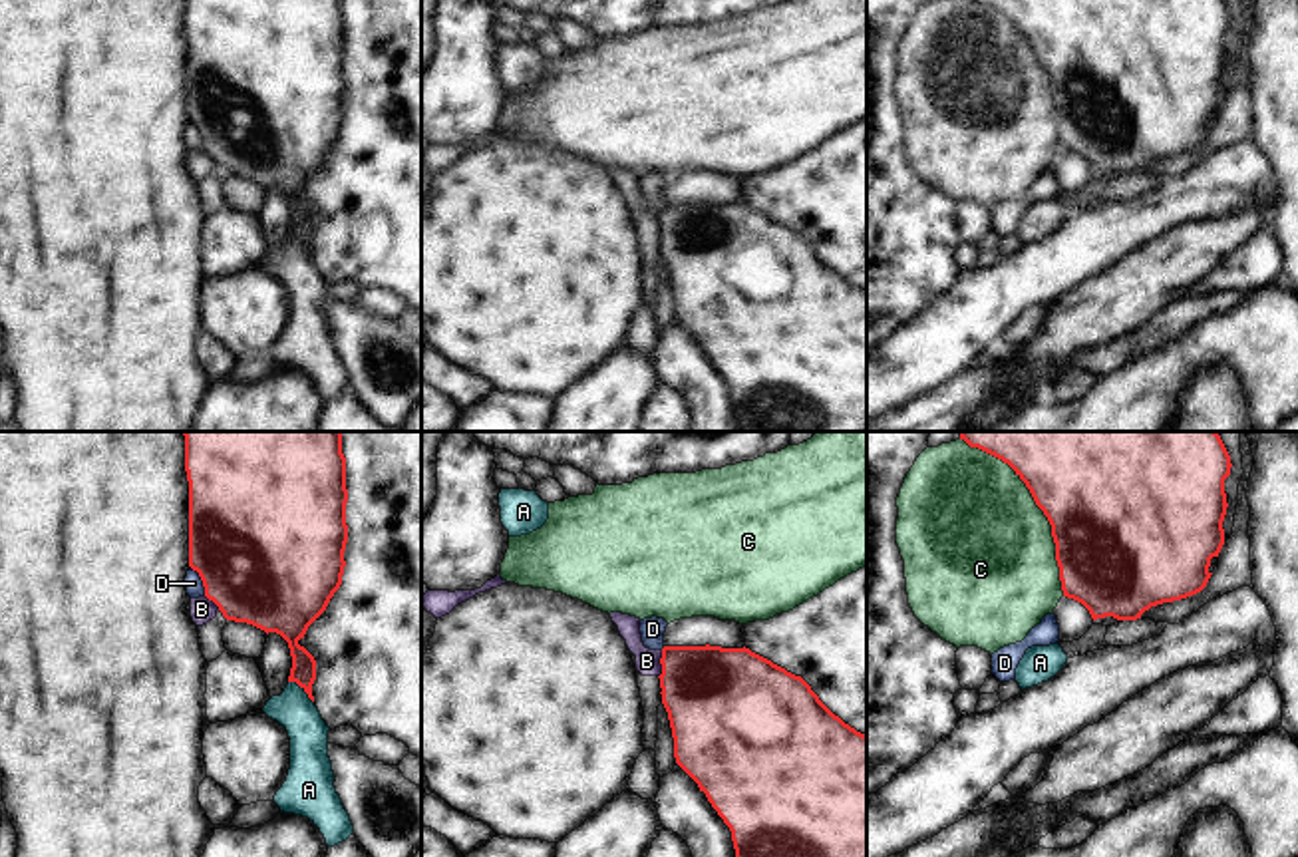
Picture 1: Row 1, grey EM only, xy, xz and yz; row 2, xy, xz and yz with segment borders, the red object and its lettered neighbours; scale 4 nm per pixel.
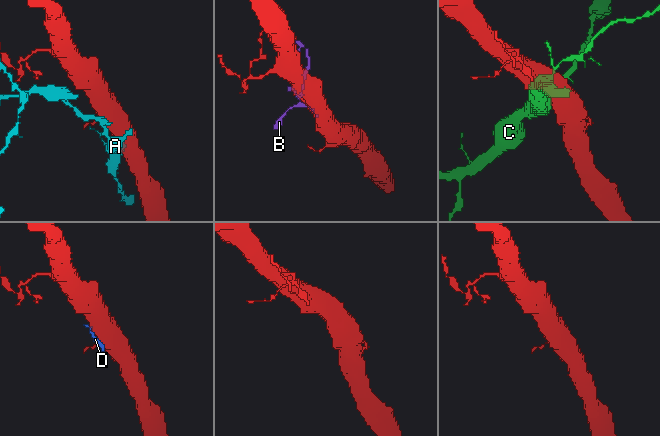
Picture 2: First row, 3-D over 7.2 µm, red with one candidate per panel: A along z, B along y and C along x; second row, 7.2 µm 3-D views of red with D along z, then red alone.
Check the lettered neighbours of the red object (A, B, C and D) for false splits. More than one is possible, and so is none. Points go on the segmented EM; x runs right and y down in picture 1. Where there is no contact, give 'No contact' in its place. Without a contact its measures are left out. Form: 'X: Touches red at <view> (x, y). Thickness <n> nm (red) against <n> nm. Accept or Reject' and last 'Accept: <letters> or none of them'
A: Touches red at xy (305, 690). Thickness 100 nm (red) against 160 nm. Reject
B: Touches red at xz (660, 663). Thickness 400 nm (red) against 100 nm. Reject
C: Touches red at yz (1038, 506). Thickness 500 nm (red) against 500 nm. Reject
D: Touches red at xy (201, 579). Thickness 500 nm (red) against 70 nm. Reject
Accept: none of them

